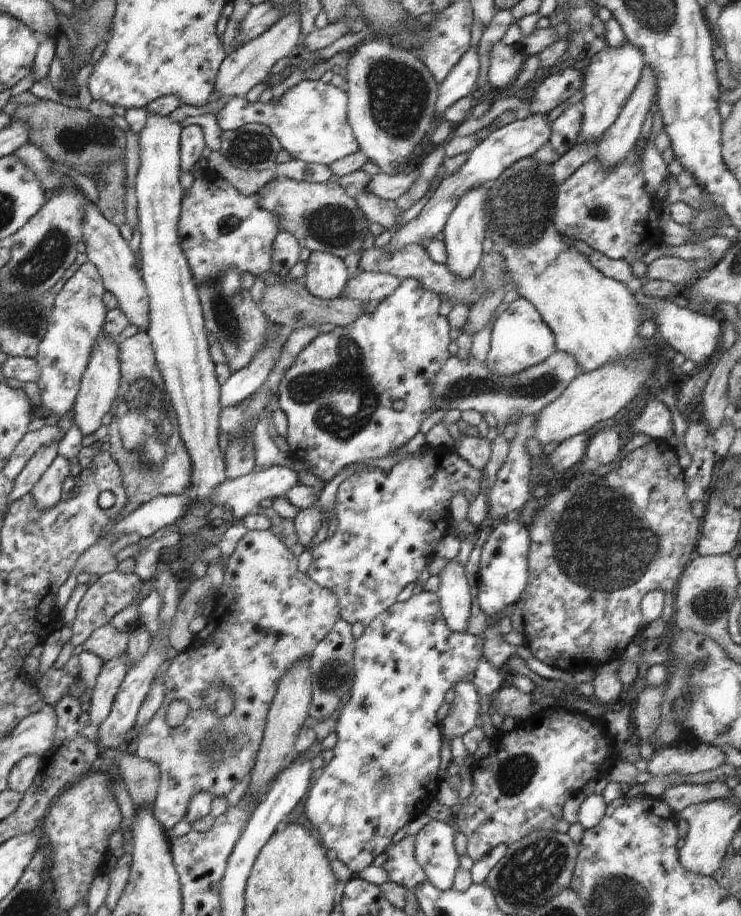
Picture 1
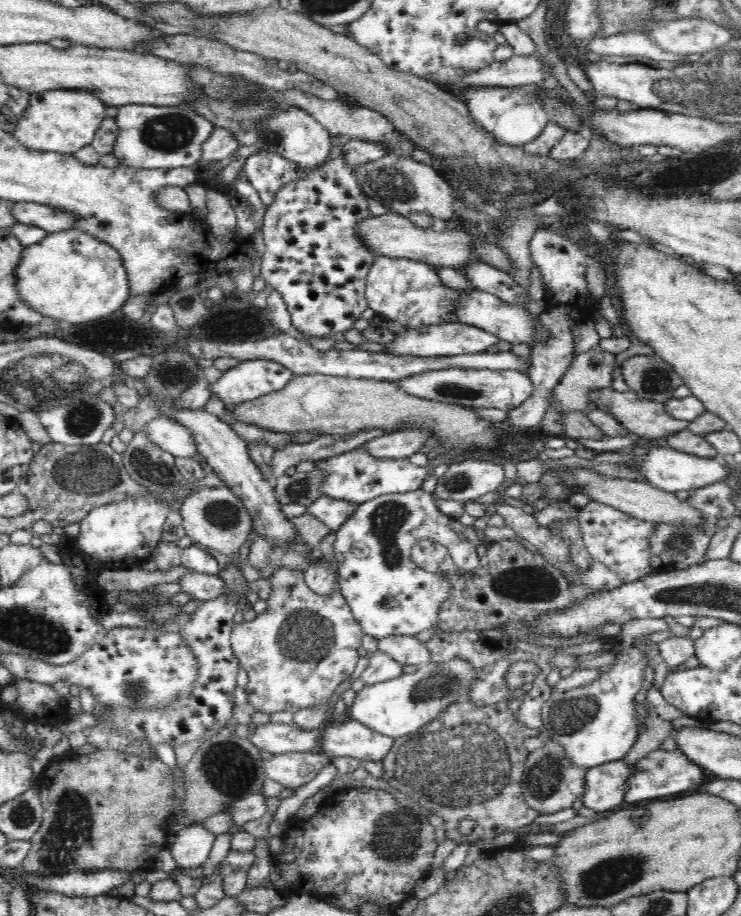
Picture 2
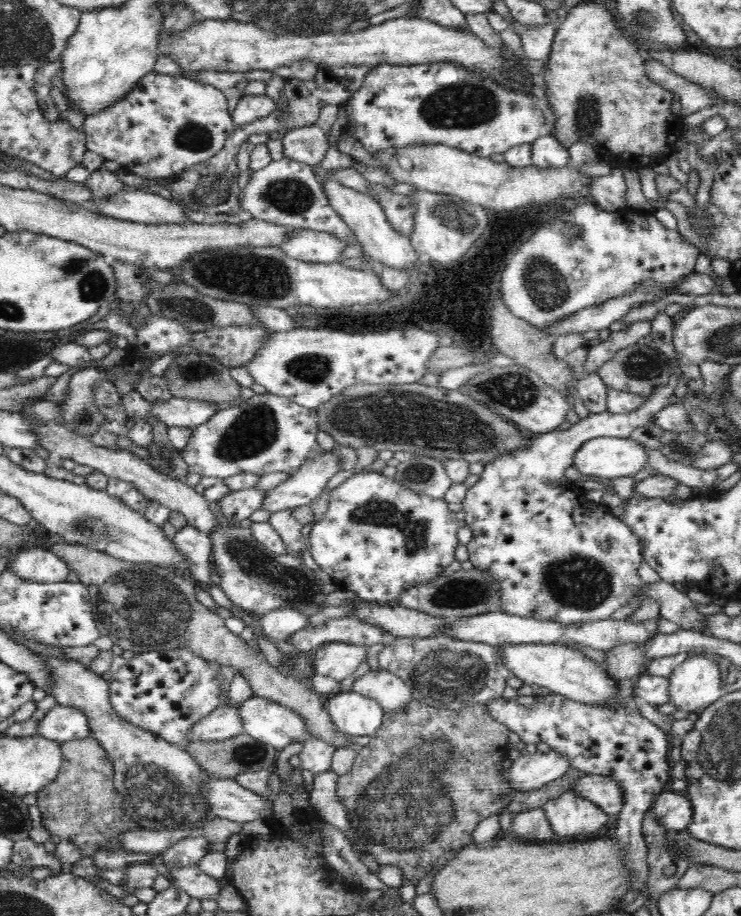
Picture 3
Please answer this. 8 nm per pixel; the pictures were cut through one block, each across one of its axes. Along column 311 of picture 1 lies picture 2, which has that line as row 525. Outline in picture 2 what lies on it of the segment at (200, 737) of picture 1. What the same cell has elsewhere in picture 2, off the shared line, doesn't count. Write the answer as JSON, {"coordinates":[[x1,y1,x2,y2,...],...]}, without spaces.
{"coordinates":[[594,499,579,510,577,521,582,540,595,561,601,562,608,570,616,573,624,583,634,582,654,573,654,567,650,565,652,564,650,538,654,534,654,525,651,522,640,520]]}

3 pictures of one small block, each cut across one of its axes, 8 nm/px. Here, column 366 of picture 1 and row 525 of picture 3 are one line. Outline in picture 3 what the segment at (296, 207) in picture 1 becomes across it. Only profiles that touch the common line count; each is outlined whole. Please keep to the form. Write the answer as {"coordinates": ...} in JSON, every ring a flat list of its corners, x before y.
{"coordinates":[[247,523,220,526,209,537,212,539,212,562,215,569,219,570,221,584,220,592,226,596,233,605,241,608,244,612,258,617,264,616,278,608,293,608,304,616,318,614,324,606,327,594,322,591,318,575,304,567,300,558,292,555,280,555,264,548,253,536]]}

